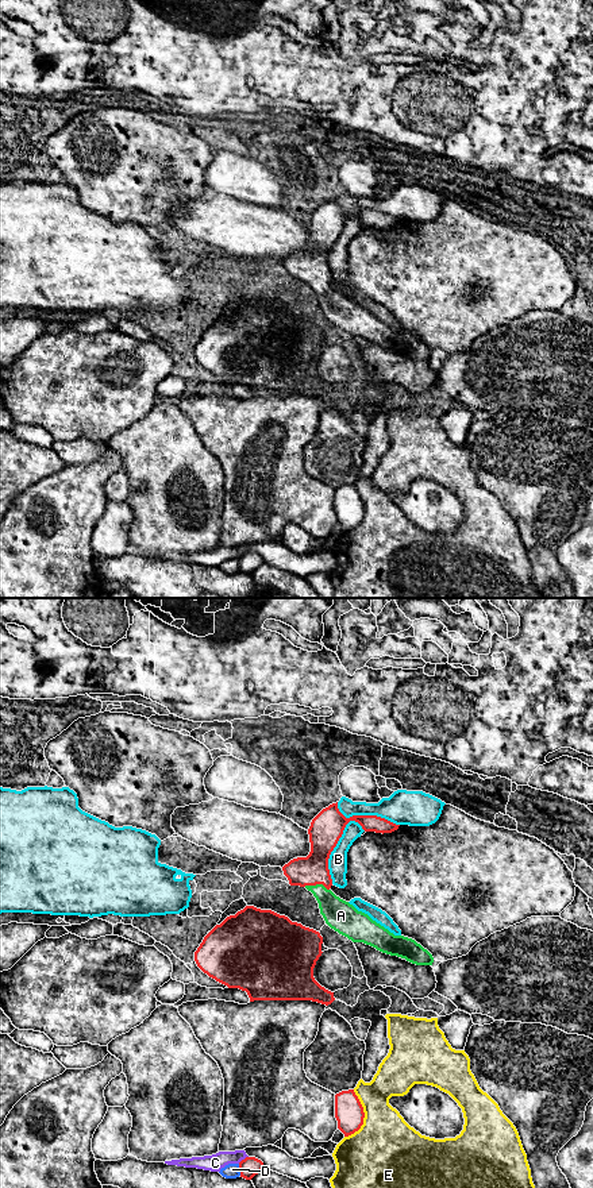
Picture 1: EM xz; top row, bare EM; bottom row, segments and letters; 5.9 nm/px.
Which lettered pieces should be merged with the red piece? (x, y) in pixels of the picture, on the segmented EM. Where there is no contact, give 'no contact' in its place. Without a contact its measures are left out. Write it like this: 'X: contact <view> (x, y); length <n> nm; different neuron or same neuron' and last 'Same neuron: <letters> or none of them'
A: contact xz (316, 883); length 150 nm; same neuron
B: contact xz (345, 826); length 550 nm; different neuron
C: contact xz (242, 1160); length 80 nm; different neuron
D: contact xz (239, 1169); length 70 nm; different neuron
E: contact xz (364, 1117); length 300 nm; different neuron
Same neuron: A

